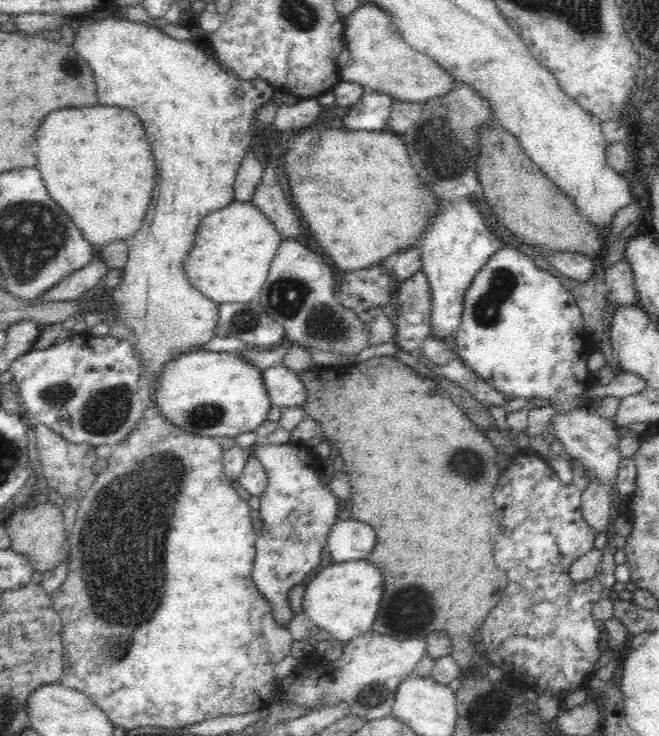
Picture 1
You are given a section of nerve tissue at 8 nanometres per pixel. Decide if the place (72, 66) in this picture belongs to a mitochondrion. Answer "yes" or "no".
yes

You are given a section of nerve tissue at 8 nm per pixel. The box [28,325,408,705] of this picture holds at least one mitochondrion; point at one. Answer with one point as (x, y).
(108, 412)

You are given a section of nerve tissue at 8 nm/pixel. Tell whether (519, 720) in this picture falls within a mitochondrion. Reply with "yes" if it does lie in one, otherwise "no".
yes

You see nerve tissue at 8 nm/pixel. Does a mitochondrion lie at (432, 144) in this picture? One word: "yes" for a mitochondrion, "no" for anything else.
yes

